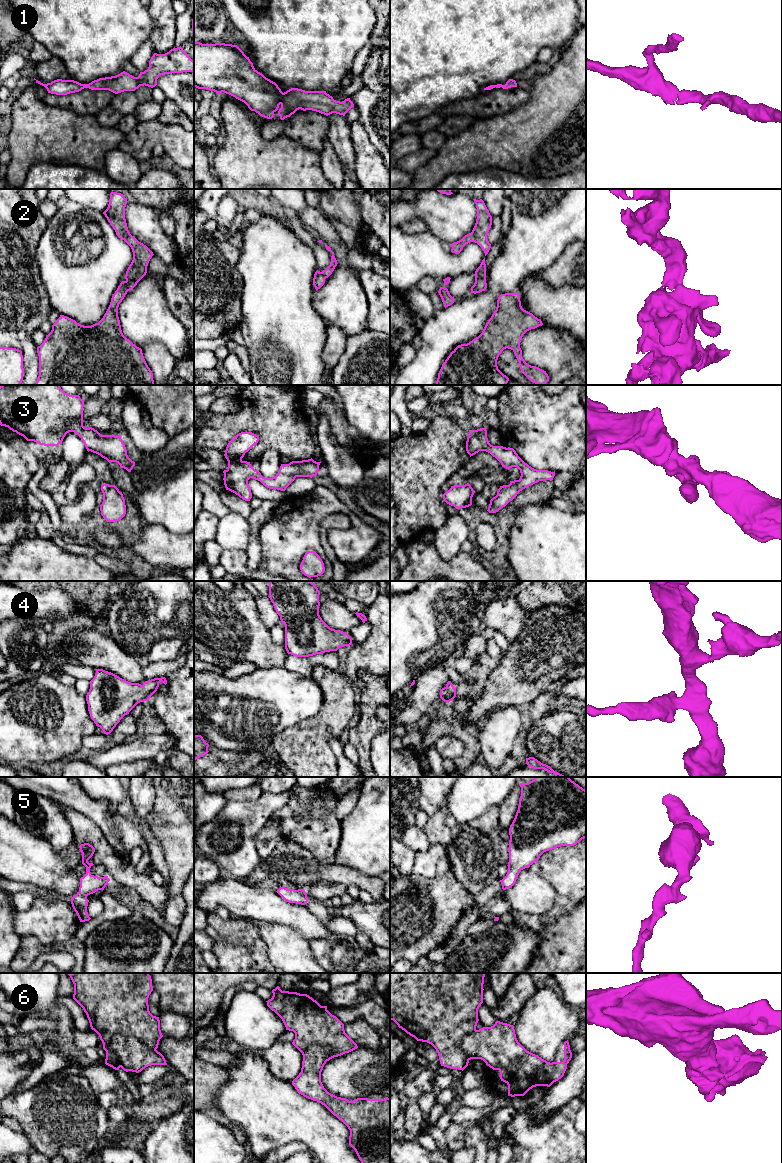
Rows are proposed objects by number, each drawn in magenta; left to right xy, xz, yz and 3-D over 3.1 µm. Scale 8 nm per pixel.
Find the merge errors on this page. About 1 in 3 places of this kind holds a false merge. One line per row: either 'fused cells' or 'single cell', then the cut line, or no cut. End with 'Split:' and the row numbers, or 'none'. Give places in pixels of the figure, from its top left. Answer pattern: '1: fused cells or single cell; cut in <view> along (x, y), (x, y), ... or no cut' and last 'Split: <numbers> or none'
1: single cell; no cut
2: single cell; no cut
3: single cell; no cut
4: single cell; no cut
5: single cell; no cut
6: fused cells; cut in xy along (109, 1043), (115, 1036), (128, 1036), (137, 1038), (155, 1049)
Split: 6

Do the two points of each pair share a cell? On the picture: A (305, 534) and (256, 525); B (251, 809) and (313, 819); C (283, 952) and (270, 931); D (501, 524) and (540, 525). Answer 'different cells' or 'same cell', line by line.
A: different cells
B: different cells
C: same cell
D: different cells

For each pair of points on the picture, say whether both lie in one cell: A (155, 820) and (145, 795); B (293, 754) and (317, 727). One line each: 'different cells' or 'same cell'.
A: different cells
B: same cell

